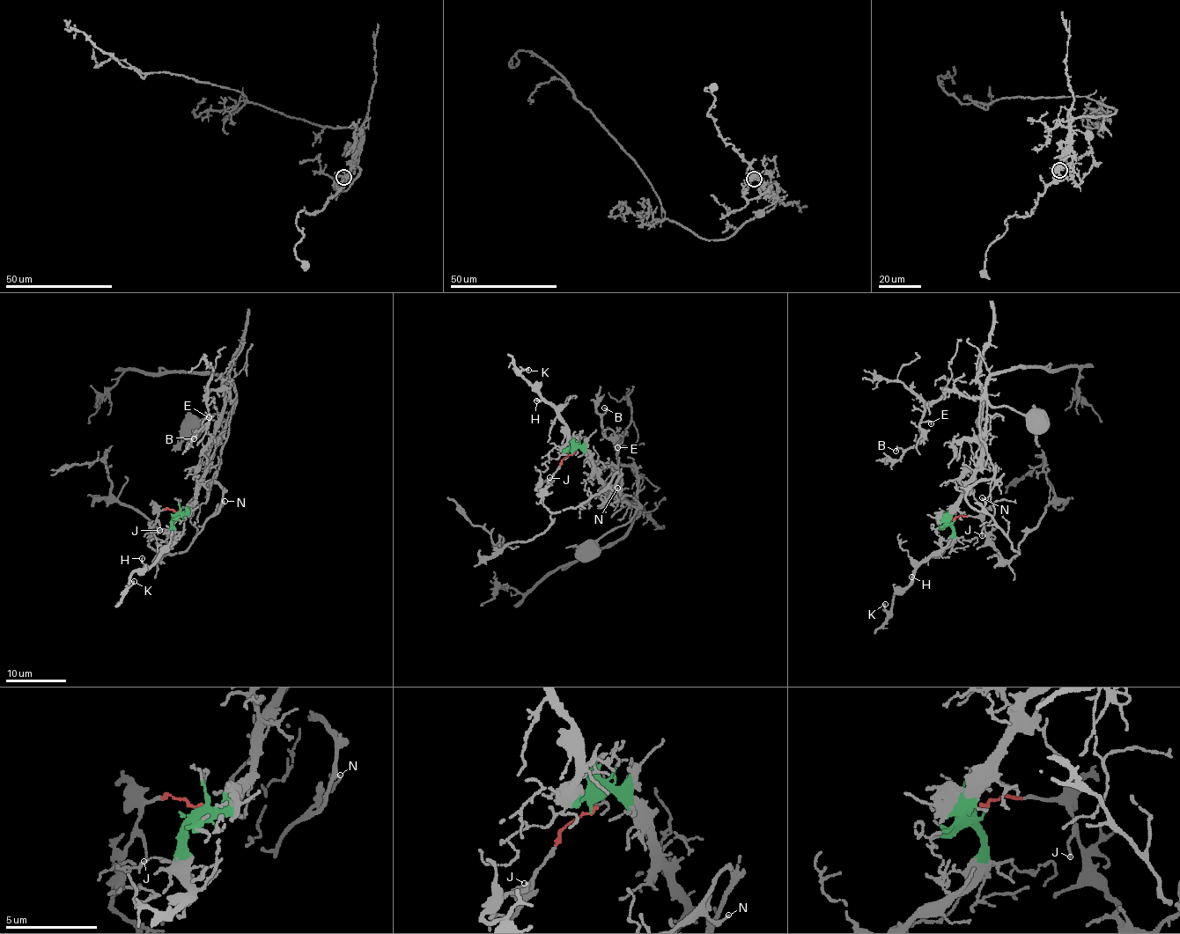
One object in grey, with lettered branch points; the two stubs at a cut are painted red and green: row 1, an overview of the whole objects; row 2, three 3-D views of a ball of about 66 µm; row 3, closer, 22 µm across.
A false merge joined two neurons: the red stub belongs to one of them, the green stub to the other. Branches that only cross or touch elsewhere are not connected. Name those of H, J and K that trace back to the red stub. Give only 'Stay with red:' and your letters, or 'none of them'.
Stay with red: J

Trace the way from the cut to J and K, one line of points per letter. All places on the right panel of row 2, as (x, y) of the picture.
J: (954, 520), (961, 515), (977, 516), (984, 524), (982, 536)
K: (954, 520), (952, 540), (924, 560), (906, 587), (898, 588), (893, 595), (889, 611), (884, 607), (885, 604)

